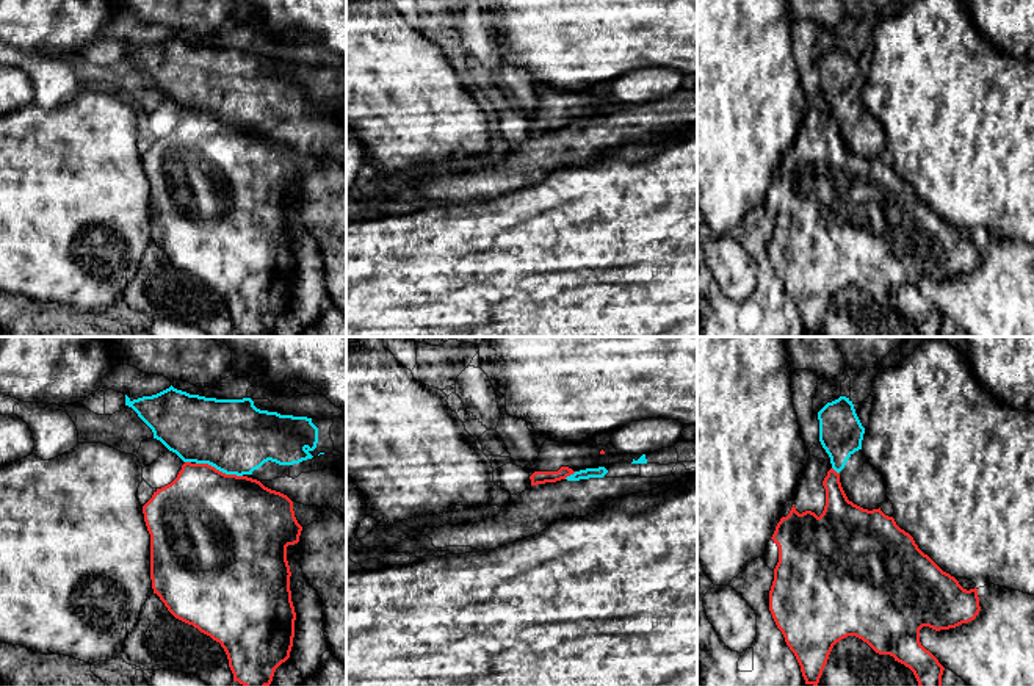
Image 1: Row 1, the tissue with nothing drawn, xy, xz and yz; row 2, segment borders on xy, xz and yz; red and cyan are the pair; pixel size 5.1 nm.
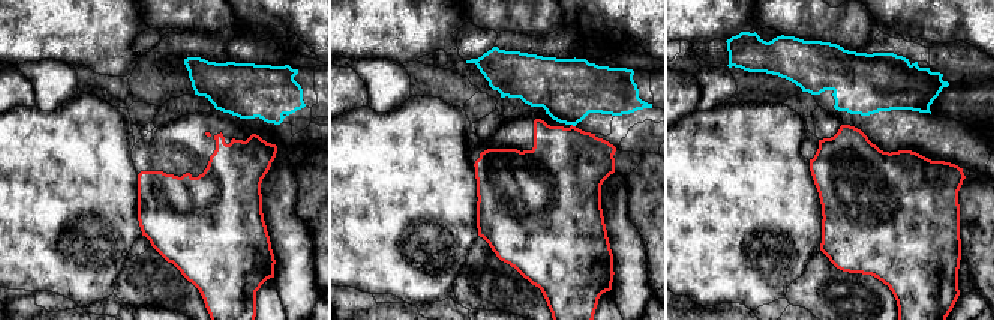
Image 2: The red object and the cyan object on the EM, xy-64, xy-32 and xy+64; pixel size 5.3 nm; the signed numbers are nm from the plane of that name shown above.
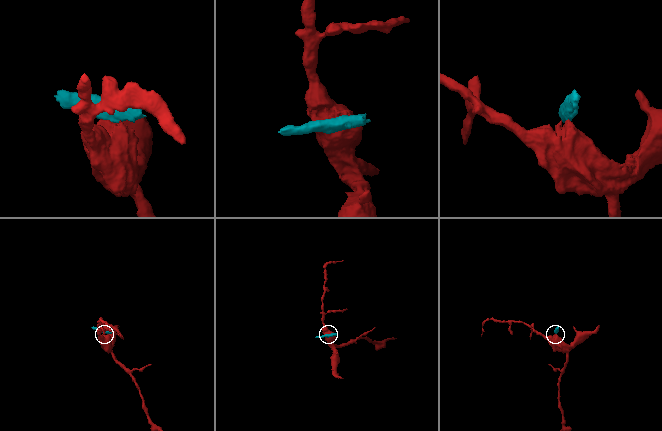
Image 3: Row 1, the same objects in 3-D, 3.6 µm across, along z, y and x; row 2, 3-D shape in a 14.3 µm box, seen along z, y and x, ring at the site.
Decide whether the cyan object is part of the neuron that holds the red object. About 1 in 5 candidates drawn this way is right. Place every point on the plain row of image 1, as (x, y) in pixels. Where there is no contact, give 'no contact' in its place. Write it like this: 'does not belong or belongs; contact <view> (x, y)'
does not belong; contact xy (218, 119)

